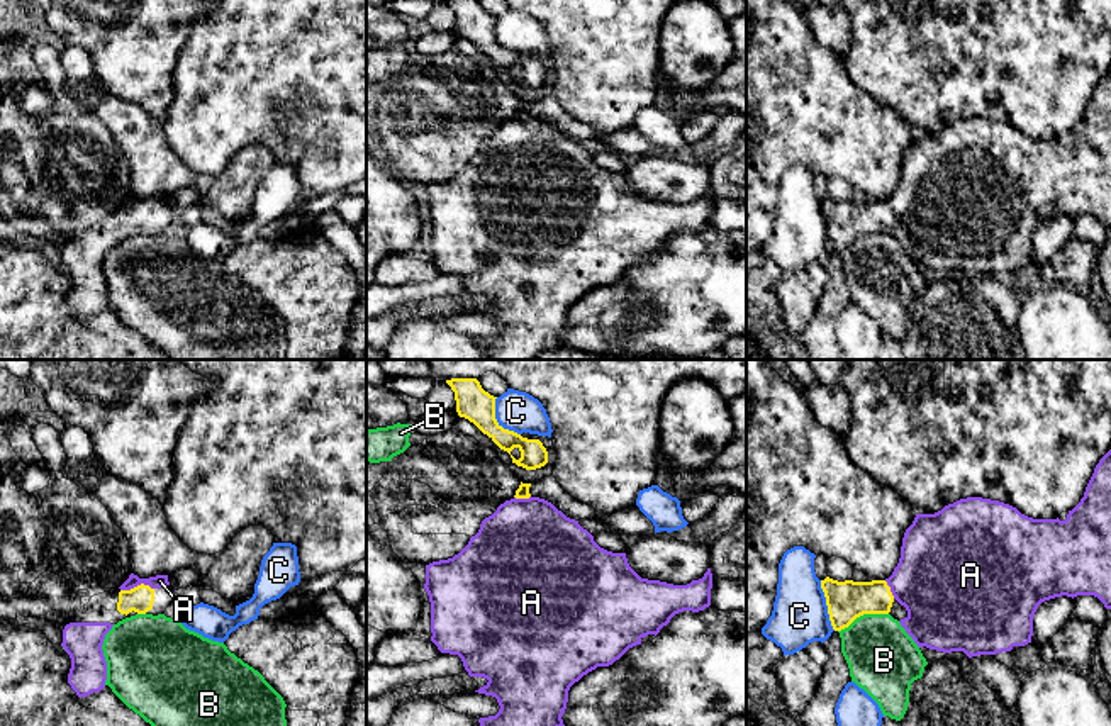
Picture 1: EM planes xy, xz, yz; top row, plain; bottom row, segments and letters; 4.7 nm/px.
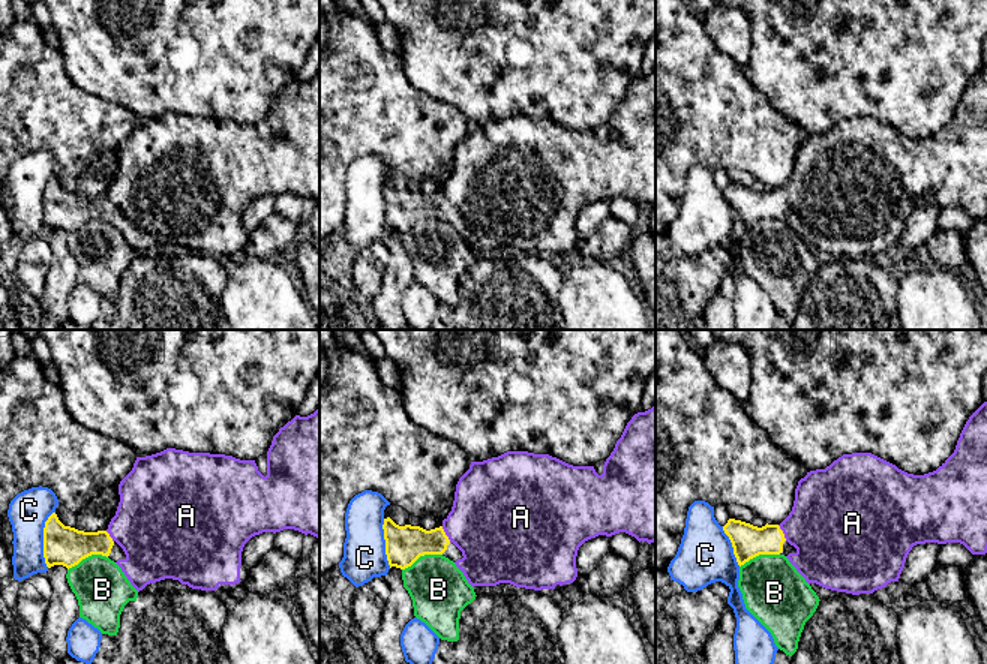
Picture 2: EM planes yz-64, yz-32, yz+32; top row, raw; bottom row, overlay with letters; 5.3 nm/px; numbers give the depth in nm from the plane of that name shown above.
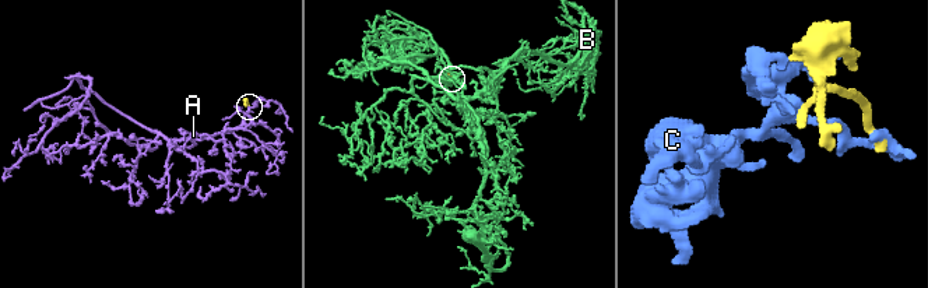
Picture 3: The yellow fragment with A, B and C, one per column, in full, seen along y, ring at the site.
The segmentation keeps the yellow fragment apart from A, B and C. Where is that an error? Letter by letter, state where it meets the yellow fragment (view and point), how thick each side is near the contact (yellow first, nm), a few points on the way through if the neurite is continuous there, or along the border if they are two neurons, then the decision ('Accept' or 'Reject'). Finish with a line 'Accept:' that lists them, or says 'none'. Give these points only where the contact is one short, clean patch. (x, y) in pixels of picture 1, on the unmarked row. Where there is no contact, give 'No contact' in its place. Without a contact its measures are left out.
A: Touches yellow at xy (138, 206). Thickness 130 nm (yellow) against 60 nm. Path across: xy (139, 219), (138, 206), (160, 201). Accept
B: Touches yellow at yz (862, 234). Thickness 190 nm (yellow) against 340 nm. Reject
C: Touches yellow at yz (826, 224). Thickness 190 nm (yellow) against 260 nm. Reject
Accept: A

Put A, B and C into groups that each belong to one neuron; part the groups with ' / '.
A / B / C

